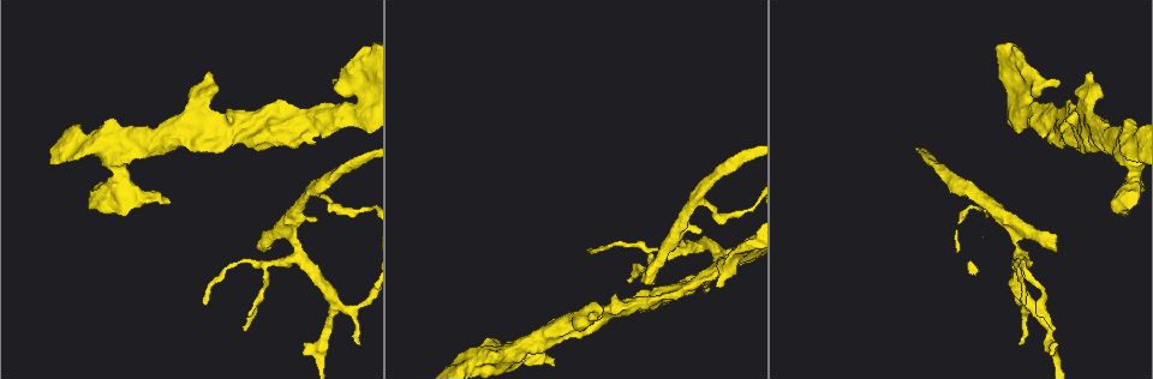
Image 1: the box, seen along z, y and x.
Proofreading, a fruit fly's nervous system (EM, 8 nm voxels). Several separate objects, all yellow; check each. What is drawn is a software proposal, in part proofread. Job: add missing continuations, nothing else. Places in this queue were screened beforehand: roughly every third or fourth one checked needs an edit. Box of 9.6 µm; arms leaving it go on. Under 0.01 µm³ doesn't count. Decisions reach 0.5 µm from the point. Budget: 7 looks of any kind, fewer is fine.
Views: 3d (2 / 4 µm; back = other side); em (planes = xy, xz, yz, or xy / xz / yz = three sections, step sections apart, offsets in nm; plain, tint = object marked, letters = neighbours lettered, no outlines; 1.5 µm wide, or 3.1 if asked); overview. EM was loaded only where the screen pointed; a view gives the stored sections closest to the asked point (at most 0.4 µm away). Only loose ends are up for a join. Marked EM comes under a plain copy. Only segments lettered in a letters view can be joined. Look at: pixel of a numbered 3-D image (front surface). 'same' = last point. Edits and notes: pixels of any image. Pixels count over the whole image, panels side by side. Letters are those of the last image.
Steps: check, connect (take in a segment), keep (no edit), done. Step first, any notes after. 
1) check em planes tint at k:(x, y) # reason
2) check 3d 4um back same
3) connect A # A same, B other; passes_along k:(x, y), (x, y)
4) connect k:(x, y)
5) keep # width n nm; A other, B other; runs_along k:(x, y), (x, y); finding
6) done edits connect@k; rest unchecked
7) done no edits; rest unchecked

check 3d 4um at 1:(650, 283) # free end

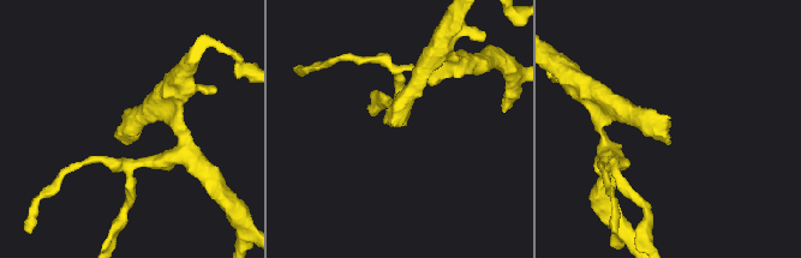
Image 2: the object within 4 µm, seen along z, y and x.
check em xz step 4 letters at 2:(397, 123) # shape alone is not enough

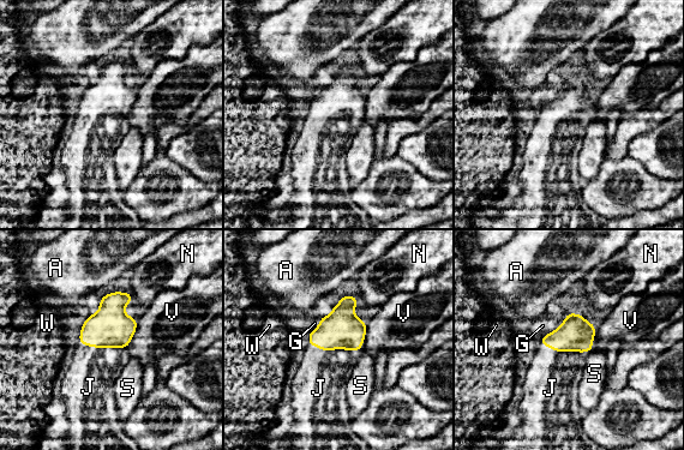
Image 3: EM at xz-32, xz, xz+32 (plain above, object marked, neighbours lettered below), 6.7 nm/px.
check em planes letters same # cut it another way

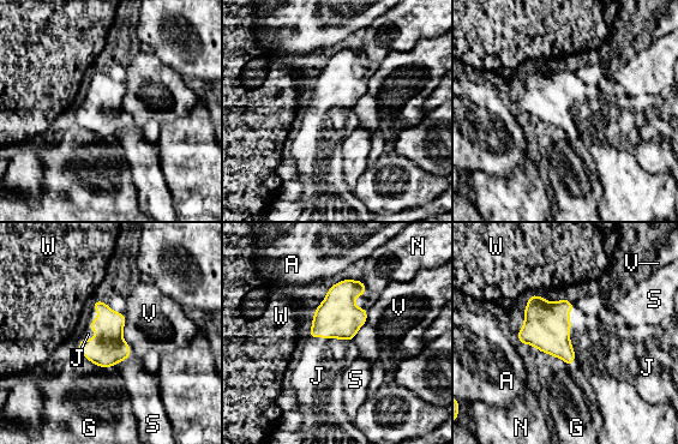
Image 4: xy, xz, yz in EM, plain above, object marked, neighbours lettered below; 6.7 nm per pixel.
connect J # A other, G other, J same, N other, S other, V other, W other; it goes on there

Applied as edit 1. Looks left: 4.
check overview

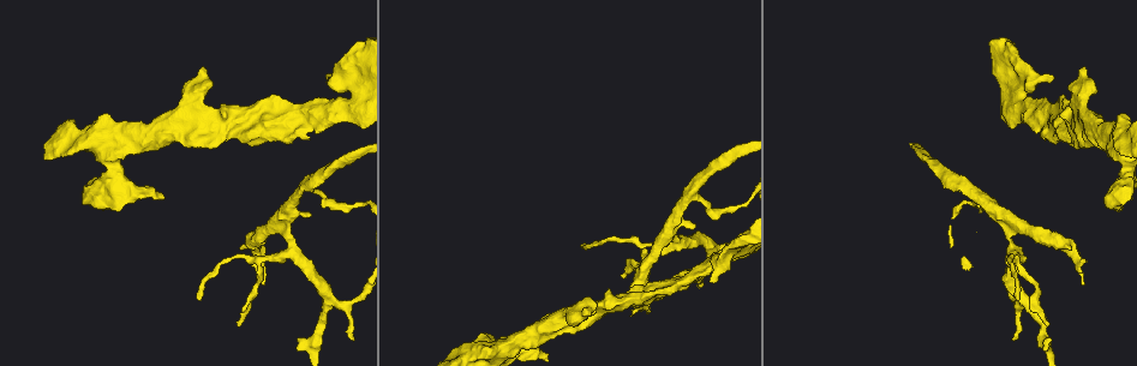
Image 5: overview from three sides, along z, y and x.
check em xz step 8 letters at 5:(353, 338) # thin end

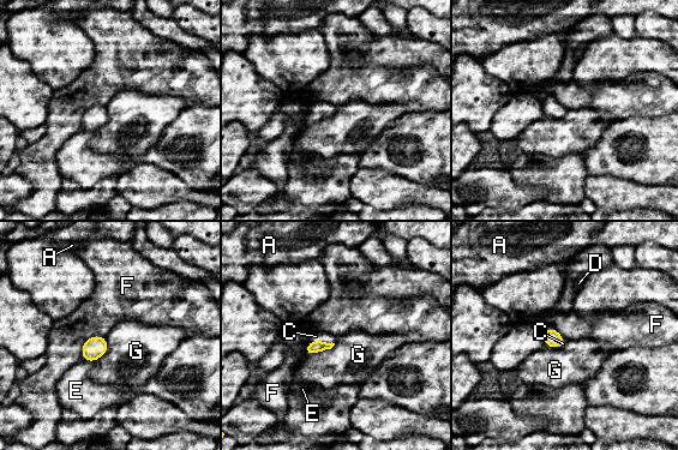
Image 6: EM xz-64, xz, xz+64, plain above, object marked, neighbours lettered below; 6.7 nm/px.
check em planes letters same

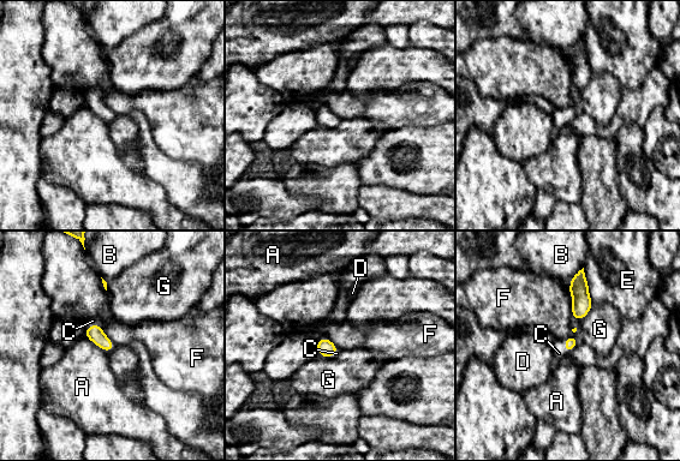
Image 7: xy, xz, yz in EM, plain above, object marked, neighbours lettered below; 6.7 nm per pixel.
connect C # longest_contact E 200 nm; A other, B other, C same, D other, E other, F other, G other; the cell continues

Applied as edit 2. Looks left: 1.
done edits connect@4, connect@7; rest unchecked

